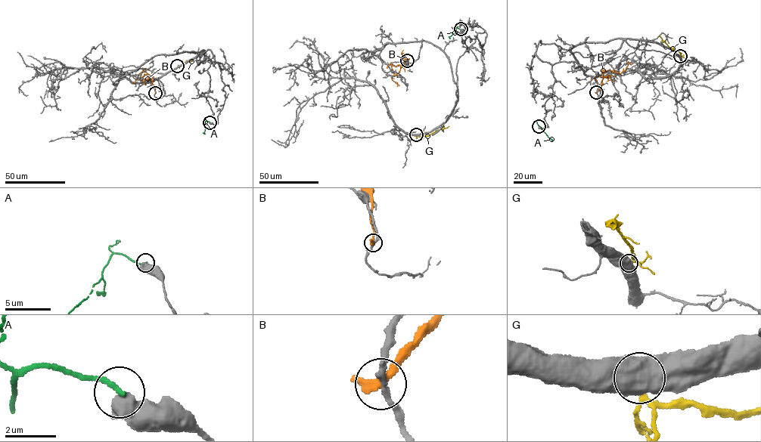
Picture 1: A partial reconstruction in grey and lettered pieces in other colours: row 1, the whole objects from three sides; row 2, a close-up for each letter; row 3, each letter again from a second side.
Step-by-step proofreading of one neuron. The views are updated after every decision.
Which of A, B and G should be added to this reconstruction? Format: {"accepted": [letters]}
{"accepted": []}

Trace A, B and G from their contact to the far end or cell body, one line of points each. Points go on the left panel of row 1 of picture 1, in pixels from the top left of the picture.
A: (209, 122), (204, 122), (205, 134)
B: (155, 93), (153, 78), (144, 74), (138, 77), (144, 70)
G: (177, 66), (191, 61), (203, 49)

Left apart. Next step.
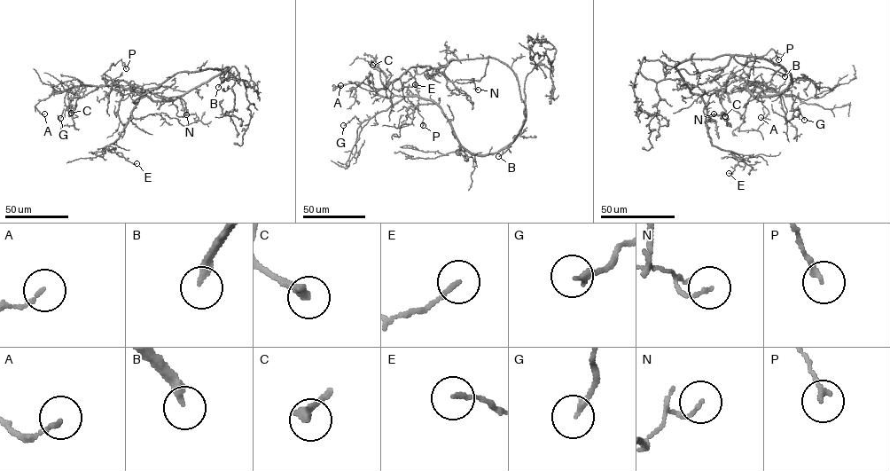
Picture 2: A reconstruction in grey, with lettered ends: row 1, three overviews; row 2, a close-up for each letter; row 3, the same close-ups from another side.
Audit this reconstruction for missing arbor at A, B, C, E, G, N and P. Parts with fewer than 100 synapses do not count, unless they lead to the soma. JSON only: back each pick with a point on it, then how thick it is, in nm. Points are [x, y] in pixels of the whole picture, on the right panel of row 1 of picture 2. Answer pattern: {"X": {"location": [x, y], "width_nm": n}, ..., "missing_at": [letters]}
{"B": {"location": [784, 76], "width_nm": 280}, "missing_at": ["B"]}

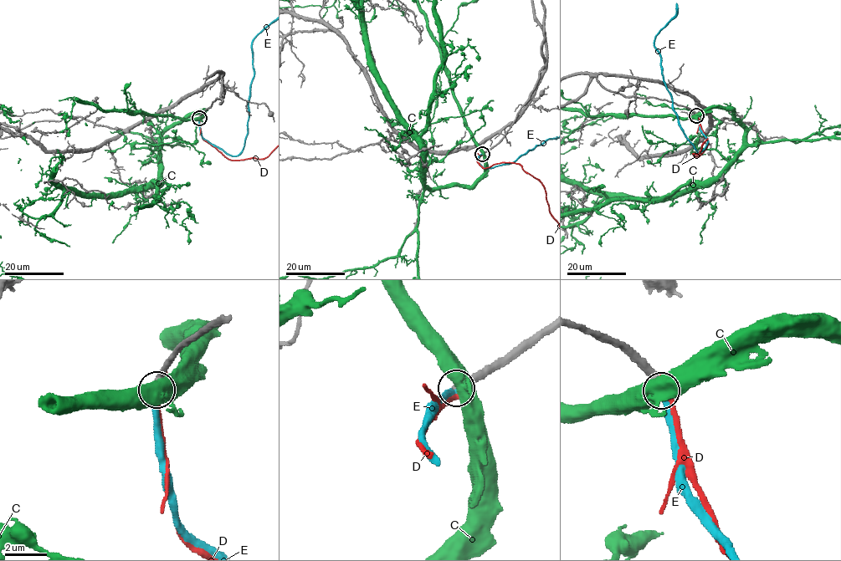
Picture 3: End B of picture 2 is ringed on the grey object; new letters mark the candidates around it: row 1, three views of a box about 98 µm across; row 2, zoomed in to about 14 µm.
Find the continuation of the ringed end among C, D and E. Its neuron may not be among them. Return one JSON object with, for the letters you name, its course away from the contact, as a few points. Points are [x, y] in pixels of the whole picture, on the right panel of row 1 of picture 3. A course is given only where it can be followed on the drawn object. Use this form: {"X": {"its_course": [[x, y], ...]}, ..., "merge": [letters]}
{"E": {"its_course": [[696, 114], [708, 141], [699, 152], [681, 127], [654, 45], [677, 10]]}, "merge": ["E"]}

